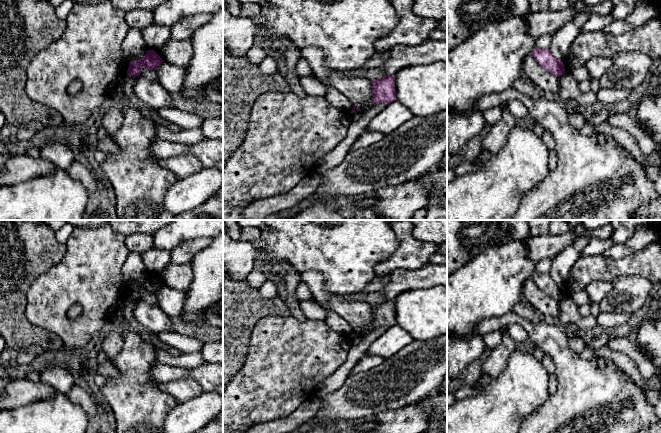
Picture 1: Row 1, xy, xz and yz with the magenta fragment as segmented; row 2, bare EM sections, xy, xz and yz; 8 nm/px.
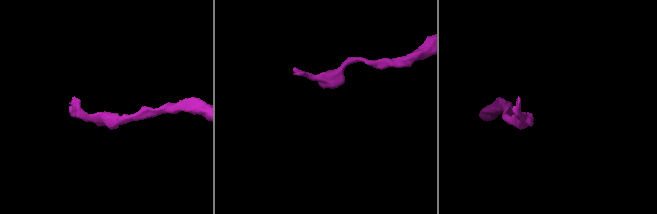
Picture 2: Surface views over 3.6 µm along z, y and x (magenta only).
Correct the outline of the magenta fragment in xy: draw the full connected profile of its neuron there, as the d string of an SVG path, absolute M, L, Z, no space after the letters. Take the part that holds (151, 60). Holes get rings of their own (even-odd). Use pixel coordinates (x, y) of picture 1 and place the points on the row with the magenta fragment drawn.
M148 50L141 59L130 61L127 75L139 76L142 66L156 71L163 62L162 58L154 50Z

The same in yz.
M535 47L531 53L544 70L557 77L565 73L563 62L555 58L549 49L539 49Z

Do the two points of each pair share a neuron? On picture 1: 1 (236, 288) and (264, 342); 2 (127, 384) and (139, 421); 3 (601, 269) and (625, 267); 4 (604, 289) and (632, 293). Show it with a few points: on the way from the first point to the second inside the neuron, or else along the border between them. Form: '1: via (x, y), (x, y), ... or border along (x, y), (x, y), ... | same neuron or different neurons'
1: border along (277, 315), (263, 316), (254, 325), (248, 345) | different neurons
2: via (133, 393), (139, 406), (139, 412) | same neuron
3: via (607, 269), (619, 267) | same neuron
4: border along (613, 282), (612, 289), (598, 303) | different neurons

